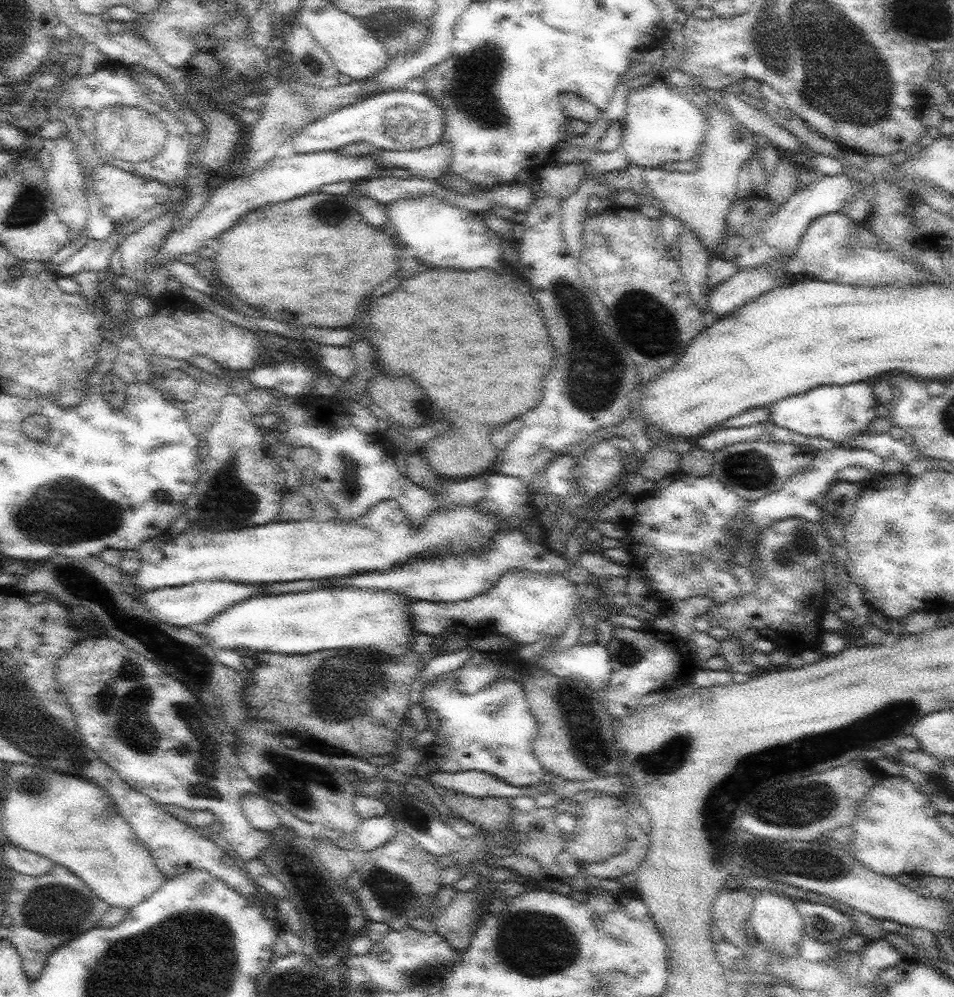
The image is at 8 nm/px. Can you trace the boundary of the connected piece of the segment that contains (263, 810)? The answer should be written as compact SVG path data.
M249 793L241 802L242 810L254 828L266 832L280 827L280 818L272 810L273 803L262 794Z

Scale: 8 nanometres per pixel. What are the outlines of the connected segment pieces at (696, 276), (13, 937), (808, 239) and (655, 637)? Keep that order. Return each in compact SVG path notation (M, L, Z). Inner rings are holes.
M687 227L680 233L680 256L676 256L684 273L688 293L693 302L706 314L711 288L707 278L710 266L709 252L700 239Z
M54 865L54 868L44 876L26 876L25 874L12 874L11 889L5 902L6 916L12 921L11 926L6 932L2 933L6 938L12 941L16 948L16 953L21 959L21 965L24 968L24 980L35 981L41 977L47 958L53 950L59 946L71 941L72 938L84 934L92 928L99 927L98 920L102 920L108 911L109 904L103 898L100 898L88 884L84 882L72 870L65 866Z
M844 211L831 212L816 218L802 236L796 256L804 261L808 276L838 284L866 287L894 284L908 278L917 282L919 276L930 273L928 269L920 270L916 264L900 258L900 254L877 237L870 227L855 221Z
M614 627L614 638L607 649L610 651L612 676L606 688L606 700L610 714L616 719L630 714L646 694L680 688L701 672L687 640L674 632Z

